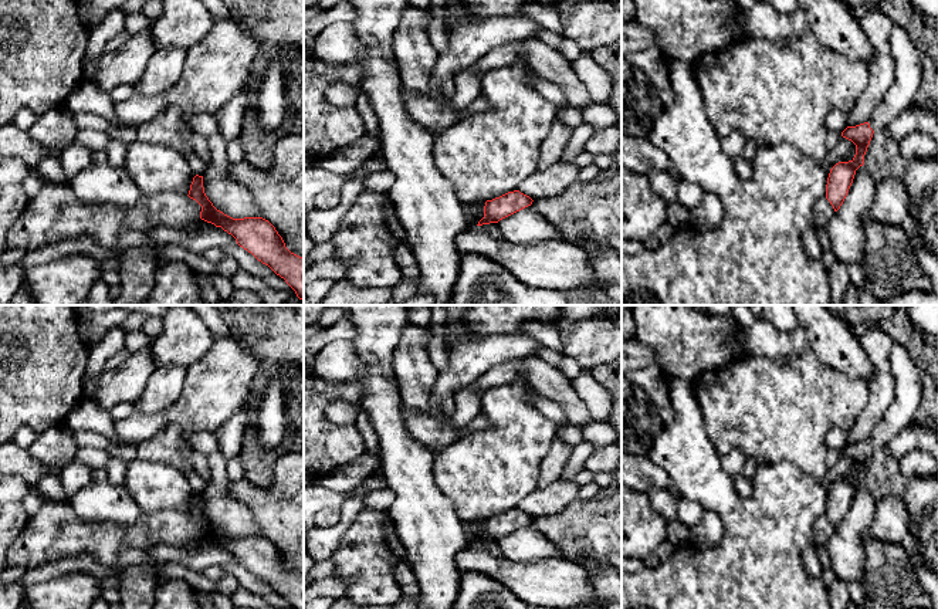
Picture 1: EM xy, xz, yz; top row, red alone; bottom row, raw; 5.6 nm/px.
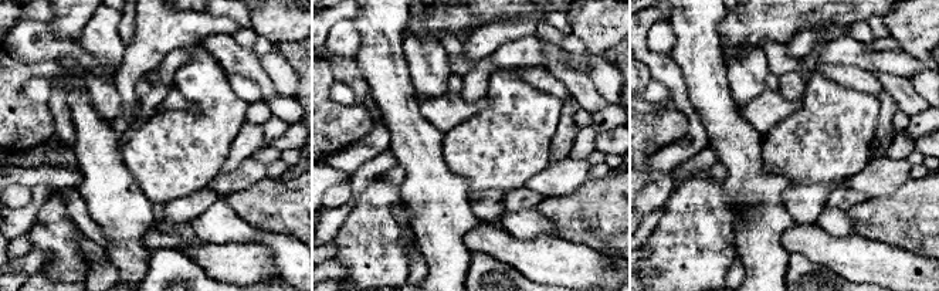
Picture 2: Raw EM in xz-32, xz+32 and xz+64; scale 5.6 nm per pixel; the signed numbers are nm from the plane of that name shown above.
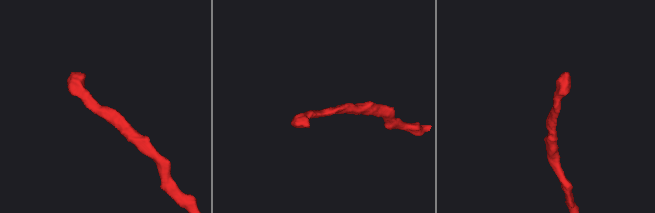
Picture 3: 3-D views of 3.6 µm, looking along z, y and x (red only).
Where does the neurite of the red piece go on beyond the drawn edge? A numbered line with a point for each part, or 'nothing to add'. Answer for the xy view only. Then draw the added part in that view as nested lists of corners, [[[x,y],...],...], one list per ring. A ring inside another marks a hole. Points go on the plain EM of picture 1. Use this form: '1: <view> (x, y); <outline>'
nothing to add

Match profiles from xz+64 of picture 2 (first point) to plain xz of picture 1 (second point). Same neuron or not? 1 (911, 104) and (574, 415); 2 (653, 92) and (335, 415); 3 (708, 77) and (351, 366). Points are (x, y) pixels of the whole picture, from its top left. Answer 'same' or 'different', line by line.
1: same
2: same
3: different

